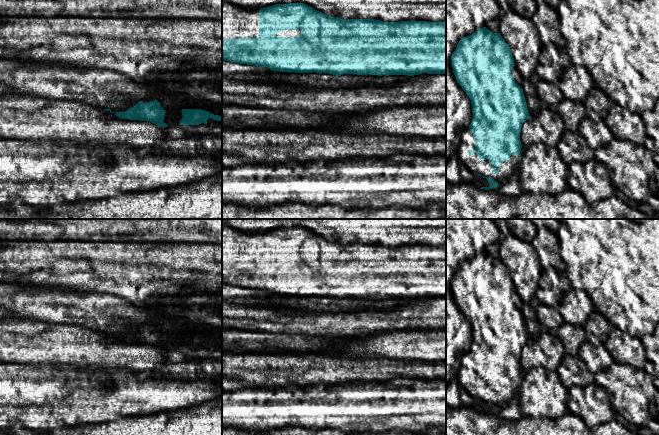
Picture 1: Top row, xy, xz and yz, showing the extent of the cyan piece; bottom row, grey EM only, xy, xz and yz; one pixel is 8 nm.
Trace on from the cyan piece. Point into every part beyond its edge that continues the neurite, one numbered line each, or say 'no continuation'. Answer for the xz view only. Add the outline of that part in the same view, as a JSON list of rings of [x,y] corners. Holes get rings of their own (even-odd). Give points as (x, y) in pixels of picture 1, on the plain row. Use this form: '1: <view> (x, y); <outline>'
1: xz (237, 246); [[[222,225],[222,263],[257,262],[259,234]]]

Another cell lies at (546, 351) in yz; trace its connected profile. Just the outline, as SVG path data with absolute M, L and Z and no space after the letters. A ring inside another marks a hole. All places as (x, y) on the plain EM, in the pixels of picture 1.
M542 330L536 340L523 347L520 365L524 372L537 367L543 367L546 371L556 371L564 355L559 337Z

